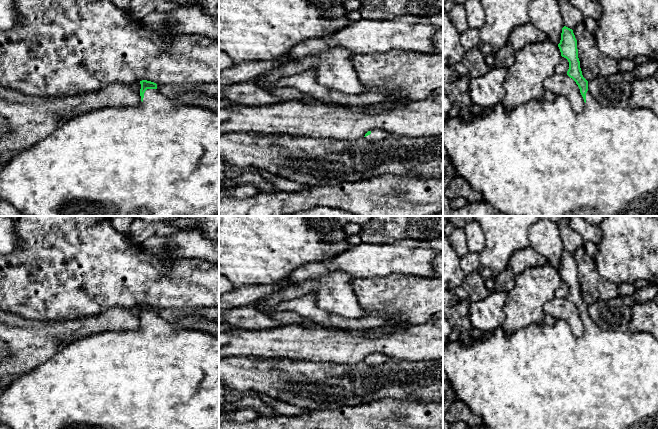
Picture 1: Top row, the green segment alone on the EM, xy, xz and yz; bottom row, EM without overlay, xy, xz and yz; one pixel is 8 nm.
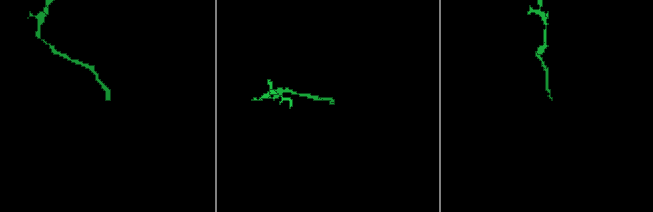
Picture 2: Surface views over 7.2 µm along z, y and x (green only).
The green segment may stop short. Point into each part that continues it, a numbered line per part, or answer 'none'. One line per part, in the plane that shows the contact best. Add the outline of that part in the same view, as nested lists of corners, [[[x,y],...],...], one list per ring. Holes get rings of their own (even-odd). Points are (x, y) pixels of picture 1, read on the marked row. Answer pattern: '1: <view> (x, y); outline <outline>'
1: xy (160, 159); outline [[[147,89],[144,93],[142,105],[134,109],[129,107],[105,107],[100,110],[89,111],[59,125],[47,138],[25,149],[9,162],[0,167],[0,198],[13,205],[25,216],[218,216],[219,215],[219,112],[206,107],[181,106],[163,96],[157,89]]]

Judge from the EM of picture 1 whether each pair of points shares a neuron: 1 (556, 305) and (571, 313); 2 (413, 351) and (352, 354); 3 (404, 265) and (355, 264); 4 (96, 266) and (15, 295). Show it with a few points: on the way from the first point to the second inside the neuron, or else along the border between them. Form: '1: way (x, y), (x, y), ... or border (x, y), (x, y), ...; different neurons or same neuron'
1: way (560, 308), (567, 311); same neuron
2: way (398, 345), (367, 345); same neuron
3: way (392, 264), (367, 264); same neuron
4: way (76, 268), (66, 268), (42, 286), (35, 286); same neuron

